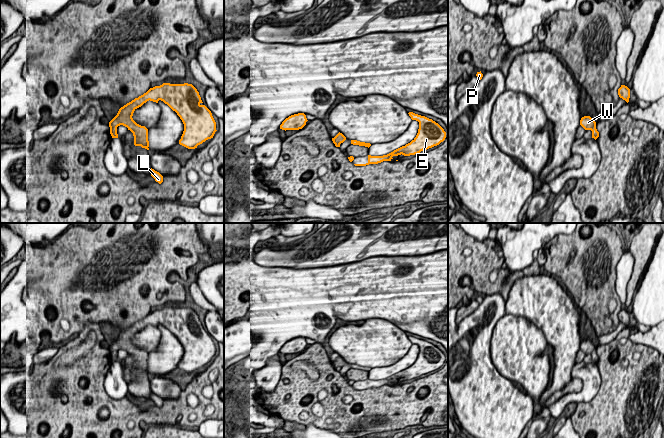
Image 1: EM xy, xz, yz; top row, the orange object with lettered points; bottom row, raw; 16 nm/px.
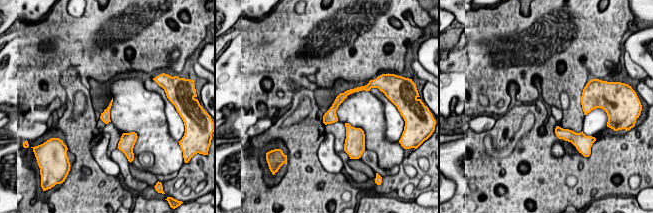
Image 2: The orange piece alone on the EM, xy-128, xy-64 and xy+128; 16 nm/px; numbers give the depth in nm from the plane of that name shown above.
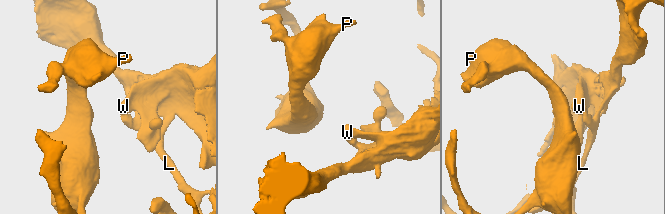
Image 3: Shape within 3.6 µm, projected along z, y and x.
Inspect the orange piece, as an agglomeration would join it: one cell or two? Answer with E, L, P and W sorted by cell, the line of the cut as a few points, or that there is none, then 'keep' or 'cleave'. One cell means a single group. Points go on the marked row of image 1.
E W / L P | xy (116, 127), (110, 129) | cleave

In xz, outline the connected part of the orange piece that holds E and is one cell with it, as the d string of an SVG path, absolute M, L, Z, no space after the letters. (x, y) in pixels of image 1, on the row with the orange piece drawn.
M408 113L412 120L419 122L419 129L416 137L405 146L402 146L393 152L383 156L368 155L368 162L366 164L354 164L355 166L366 166L369 164L378 164L383 161L391 161L393 156L404 155L410 156L420 153L434 146L439 145L446 138L444 129L432 119L425 116Z

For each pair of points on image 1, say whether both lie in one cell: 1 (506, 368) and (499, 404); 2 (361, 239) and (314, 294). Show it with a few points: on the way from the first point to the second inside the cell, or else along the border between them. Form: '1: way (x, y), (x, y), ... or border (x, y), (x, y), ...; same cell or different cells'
1: border (491, 359), (495, 368), (511, 381); different cells
2: border (349, 262), (335, 265); different cells

